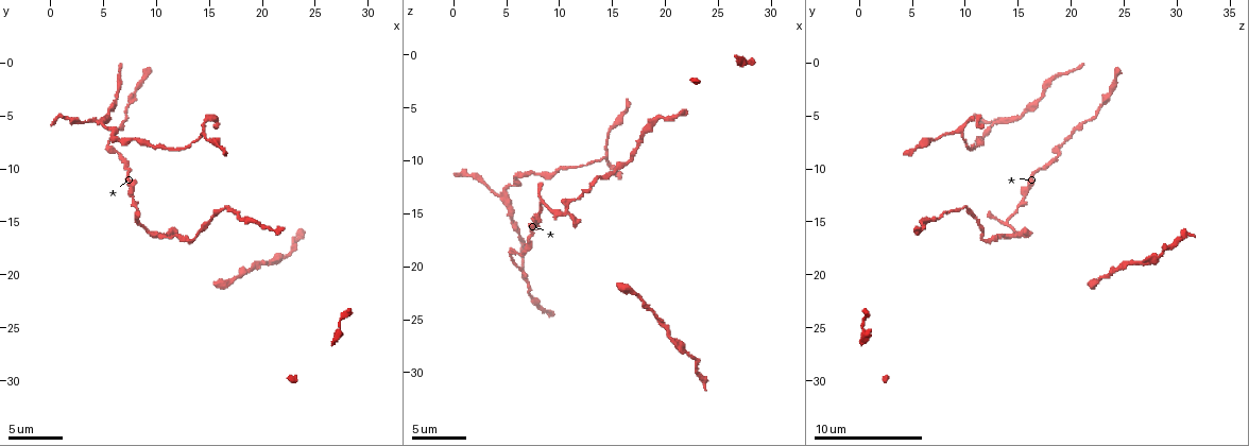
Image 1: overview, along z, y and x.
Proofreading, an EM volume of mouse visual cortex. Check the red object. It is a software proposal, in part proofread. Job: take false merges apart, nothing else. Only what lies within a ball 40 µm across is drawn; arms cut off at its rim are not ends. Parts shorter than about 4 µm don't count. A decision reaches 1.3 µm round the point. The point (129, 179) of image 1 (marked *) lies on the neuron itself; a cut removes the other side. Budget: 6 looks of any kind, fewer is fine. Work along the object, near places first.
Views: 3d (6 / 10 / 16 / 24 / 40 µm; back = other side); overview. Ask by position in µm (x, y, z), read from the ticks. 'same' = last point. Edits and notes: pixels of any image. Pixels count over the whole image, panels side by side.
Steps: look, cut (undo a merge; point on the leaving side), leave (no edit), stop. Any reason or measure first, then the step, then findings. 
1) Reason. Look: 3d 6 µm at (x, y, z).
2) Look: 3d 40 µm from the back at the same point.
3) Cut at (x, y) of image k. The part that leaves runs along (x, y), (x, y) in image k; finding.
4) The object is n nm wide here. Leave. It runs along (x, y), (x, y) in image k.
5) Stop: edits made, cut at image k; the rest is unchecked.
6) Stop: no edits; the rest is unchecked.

Narrows sharply. Look: 3d 10 µm at (13.6, 16.2, 11.8).

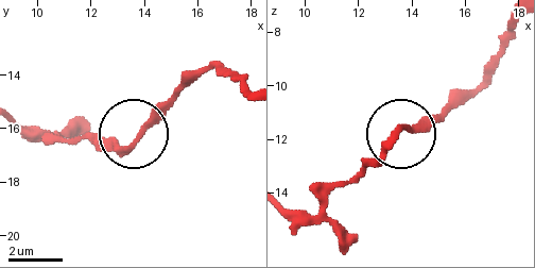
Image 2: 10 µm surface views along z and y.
Leave. All the same neuron.

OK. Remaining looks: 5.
Calibre changes. Look: 3d 16 µm at (19.2, 14.8, 6.0).

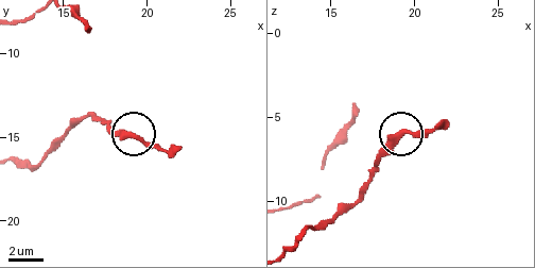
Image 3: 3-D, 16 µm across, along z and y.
The object is 370 nm wide here. Leave. Continuous, no second neuron.

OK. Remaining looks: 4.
Stop: no edits; the rest is unchecked.

